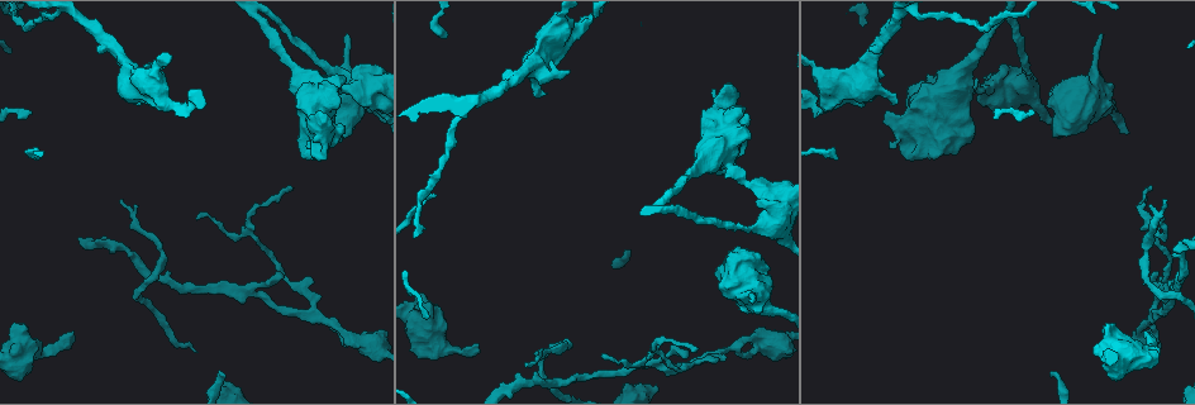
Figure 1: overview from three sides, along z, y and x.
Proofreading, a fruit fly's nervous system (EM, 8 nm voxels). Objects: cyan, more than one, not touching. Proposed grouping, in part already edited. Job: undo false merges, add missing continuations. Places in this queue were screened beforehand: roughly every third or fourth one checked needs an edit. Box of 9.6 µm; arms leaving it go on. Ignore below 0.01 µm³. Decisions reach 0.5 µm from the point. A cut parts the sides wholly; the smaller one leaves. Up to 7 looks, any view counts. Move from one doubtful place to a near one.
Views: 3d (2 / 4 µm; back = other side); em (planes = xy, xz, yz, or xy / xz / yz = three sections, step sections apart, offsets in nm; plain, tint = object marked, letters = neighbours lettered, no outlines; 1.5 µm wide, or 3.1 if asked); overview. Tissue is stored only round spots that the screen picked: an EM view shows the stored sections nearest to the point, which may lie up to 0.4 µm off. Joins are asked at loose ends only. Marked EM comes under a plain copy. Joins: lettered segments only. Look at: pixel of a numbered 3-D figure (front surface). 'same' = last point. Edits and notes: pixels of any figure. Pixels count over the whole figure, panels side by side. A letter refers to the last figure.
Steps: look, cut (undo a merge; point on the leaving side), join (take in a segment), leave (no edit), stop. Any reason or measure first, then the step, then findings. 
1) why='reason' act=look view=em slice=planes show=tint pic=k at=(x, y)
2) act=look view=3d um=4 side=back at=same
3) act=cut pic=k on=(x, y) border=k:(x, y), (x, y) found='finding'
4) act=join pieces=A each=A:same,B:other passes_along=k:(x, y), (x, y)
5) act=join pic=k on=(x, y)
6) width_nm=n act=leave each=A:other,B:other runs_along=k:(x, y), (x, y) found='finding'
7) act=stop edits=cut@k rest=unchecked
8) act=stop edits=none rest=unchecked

why='branch stops here' act=look view=3d um=4 pic=1 at=(1166, 202)

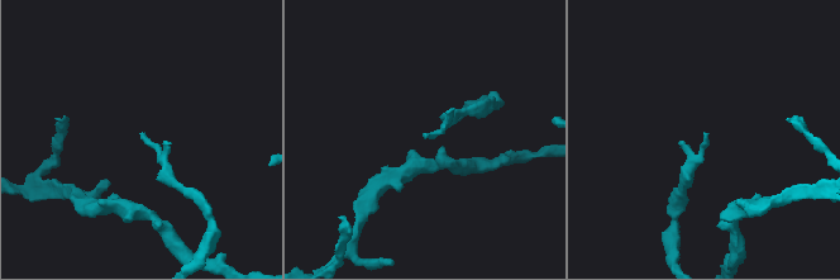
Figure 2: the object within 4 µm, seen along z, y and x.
why='now the EM' act=look view=em slice=yz step=4 show=letters pic=2 at=(143, 133)

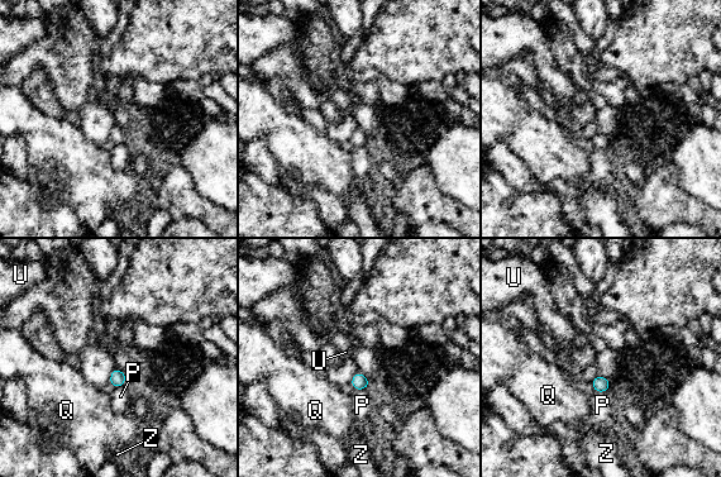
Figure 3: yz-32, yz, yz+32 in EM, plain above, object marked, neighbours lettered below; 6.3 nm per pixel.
longest_contact=P:100nm act=leave each=P:other,Q:other,U:other,Z:other found='no lettered segment goes on from it'

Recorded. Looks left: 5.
why='free end' act=look view=em slice=xz step=8 show=letters pic=1 at=(199, 217)

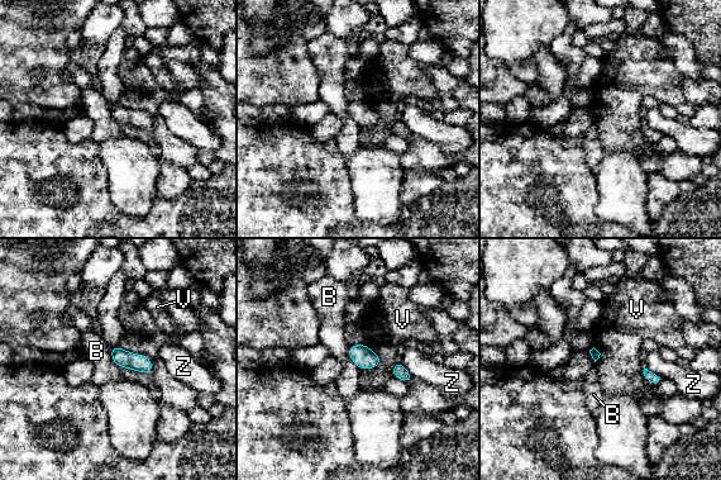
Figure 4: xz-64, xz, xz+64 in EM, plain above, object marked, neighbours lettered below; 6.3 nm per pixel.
act=look view=em slice=planes show=letters at=same

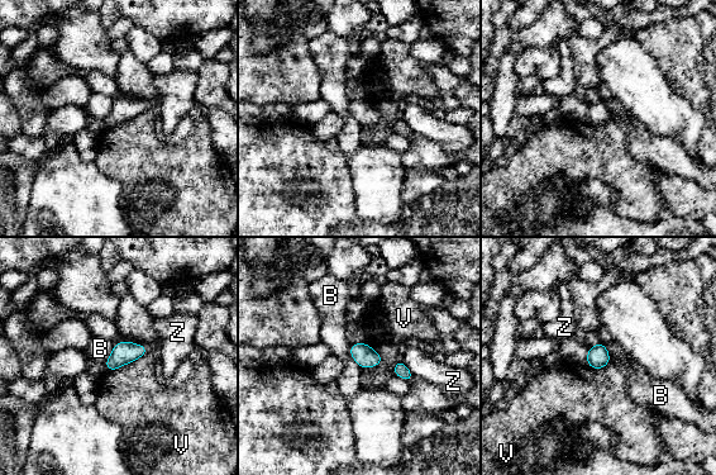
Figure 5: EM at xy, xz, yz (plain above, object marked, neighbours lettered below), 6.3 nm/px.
act=leave each=B:other,V:other,Z:other border=5:(351, 345), (349, 354), (362, 367) found='no lettered segment goes on from it'

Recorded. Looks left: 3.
why='thin end' act=look view=em slice=planes show=letters pic=1 at=(752, 302)

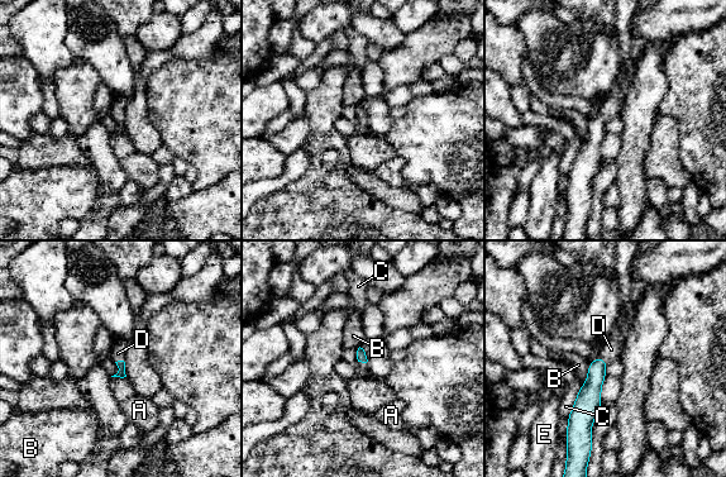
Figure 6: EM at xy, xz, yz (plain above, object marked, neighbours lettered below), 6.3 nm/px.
act=join pieces=D each=A:other,B:other,C:other,D:same,E:other passes_along=6:(590, 396), (603, 359), (611, 349) found='the neuron continues'

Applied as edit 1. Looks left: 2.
act=stop edits=join@6 rest=unchecked

